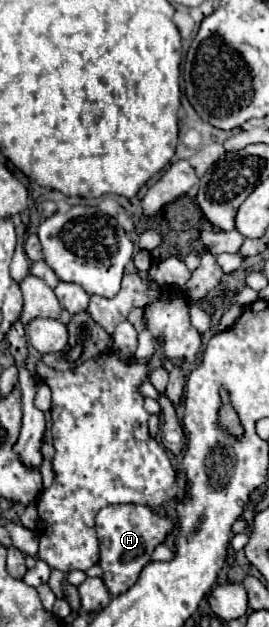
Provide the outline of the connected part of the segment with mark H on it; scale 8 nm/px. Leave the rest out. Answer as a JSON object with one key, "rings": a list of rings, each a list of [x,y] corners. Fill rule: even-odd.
{"rings":[[[116,504],[106,506],[96,516],[96,532],[100,540],[100,566],[104,570],[104,584],[112,596],[126,592],[136,584],[142,568],[152,562],[152,552],[160,546],[172,532],[172,518],[154,512],[150,506],[136,504]]]}

